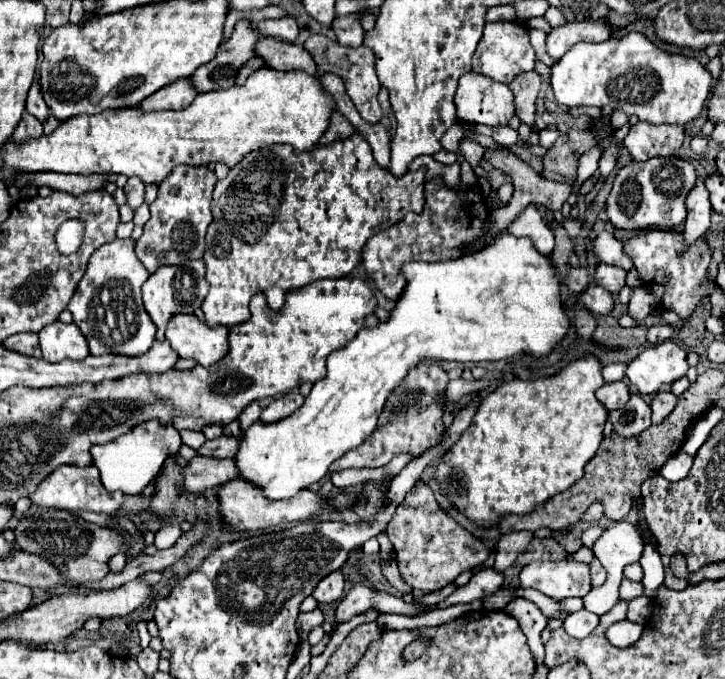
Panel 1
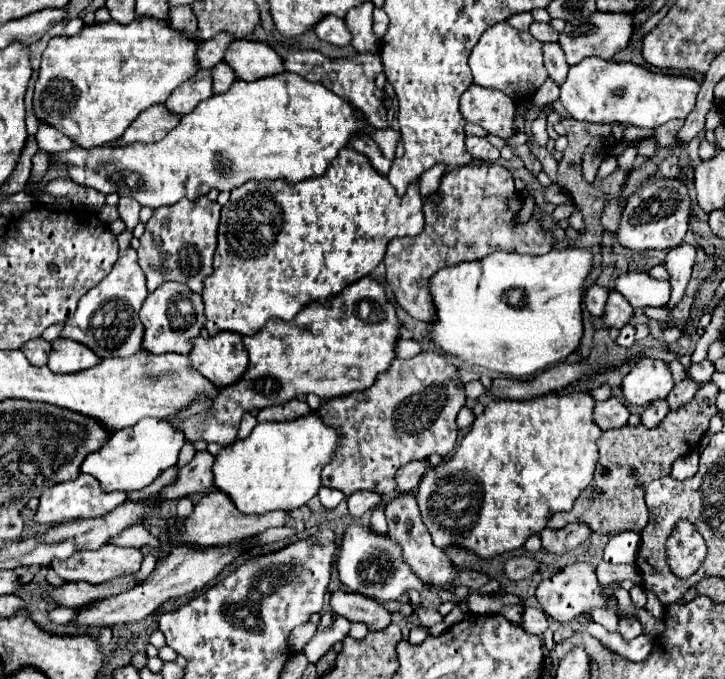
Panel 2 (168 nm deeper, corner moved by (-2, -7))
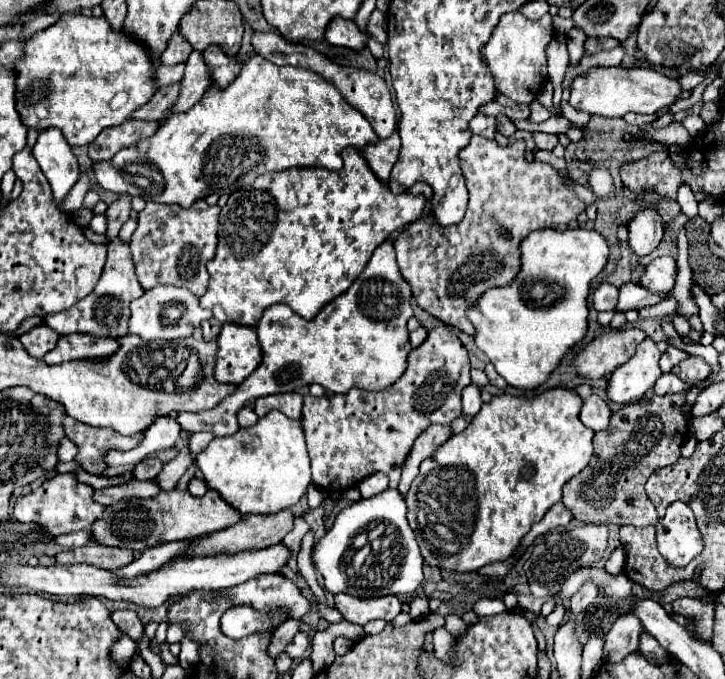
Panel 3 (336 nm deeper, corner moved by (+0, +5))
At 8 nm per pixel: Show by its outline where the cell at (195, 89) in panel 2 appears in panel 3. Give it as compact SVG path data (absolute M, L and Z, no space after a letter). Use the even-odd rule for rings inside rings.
M181 82L159 88L159 92L153 96L153 100L149 100L149 104L145 104L145 108L139 108L137 112L133 112L131 118L137 118L137 120L161 120L167 112L171 112L173 104L177 102L179 90L181 90Z

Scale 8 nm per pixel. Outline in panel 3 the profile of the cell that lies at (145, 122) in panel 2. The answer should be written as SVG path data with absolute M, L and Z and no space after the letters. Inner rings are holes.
M127 120L125 124L117 128L105 128L93 144L89 144L89 158L93 162L97 160L111 160L121 148L127 148L129 144L135 144L141 138L149 138L157 132L159 122L155 120Z

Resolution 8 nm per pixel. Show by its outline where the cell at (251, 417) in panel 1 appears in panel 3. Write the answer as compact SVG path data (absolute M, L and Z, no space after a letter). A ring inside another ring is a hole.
M247 406L239 410L239 416L237 416L237 418L239 418L239 426L241 426L241 428L245 428L245 426L253 426L253 424L259 420L259 416L257 416L251 408L247 408Z

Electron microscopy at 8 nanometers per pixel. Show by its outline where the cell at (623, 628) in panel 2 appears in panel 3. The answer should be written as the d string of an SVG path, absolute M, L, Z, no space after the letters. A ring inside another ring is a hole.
M633 614L619 616L613 622L611 630L607 632L607 640L605 640L605 648L603 648L605 660L619 662L619 660L623 660L623 656L635 652L637 650L637 638L643 630L645 630L643 624Z

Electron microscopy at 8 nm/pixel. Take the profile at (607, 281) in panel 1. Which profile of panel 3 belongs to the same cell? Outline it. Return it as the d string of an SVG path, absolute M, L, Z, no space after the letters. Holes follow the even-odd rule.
M665 256L665 258L655 258L641 274L639 284L647 288L649 292L671 292L675 284L675 260Z

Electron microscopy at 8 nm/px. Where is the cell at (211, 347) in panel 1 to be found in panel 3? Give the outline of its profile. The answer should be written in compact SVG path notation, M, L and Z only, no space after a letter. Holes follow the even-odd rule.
M225 324L217 338L215 376L221 382L241 384L261 362L261 348L255 328L241 328L241 324Z

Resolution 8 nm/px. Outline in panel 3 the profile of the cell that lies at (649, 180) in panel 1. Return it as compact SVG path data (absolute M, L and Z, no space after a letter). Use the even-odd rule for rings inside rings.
M645 204L629 222L629 246L637 256L651 254L663 240L663 218L657 212L657 204Z

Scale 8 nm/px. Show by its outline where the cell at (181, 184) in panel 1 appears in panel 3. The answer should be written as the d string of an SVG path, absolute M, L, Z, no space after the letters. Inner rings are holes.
M197 200L193 208L181 208L179 204L157 204L147 202L145 210L139 212L139 226L131 238L131 252L137 270L137 278L145 290L157 284L177 284L189 288L195 296L203 296L207 290L207 268L205 264L213 260L217 248L217 218L219 206L209 206L205 200Z

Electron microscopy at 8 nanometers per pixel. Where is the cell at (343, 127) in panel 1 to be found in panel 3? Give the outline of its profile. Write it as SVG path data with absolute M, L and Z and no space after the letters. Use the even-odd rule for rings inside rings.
M395 132L391 138L377 140L377 144L367 144L361 150L361 154L369 162L371 170L375 172L375 176L379 176L383 182L387 182L389 172L391 172L393 164L397 162L399 148L401 148L401 140L399 140L399 134Z

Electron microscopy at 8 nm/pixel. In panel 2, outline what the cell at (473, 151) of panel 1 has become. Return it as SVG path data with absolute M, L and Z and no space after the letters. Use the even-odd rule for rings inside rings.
M467 136L465 138L467 150L473 158L483 160L483 162L495 162L499 156L499 150L487 140L487 138L479 138L479 136Z

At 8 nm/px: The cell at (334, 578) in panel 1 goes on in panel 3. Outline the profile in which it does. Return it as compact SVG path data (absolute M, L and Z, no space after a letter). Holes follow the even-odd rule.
M337 594L335 608L343 612L347 622L365 626L369 620L393 620L401 612L401 600L397 596L383 596L383 598L355 598Z

